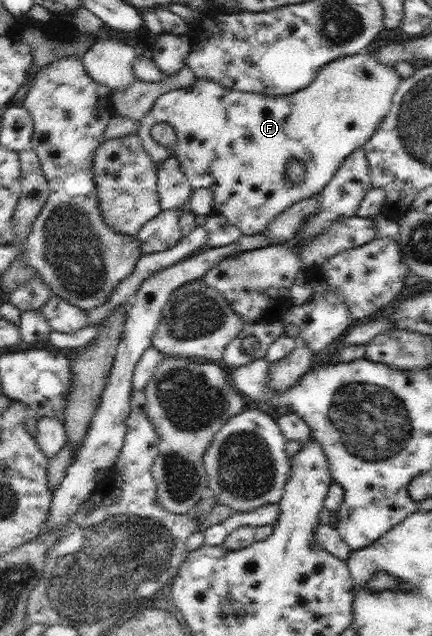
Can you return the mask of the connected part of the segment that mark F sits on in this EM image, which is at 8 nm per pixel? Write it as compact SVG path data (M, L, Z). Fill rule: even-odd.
M369 51L337 57L320 68L310 85L292 95L270 97L227 88L208 78L195 78L190 86L160 94L150 114L139 122L137 135L154 163L174 154L193 191L207 188L213 192L214 213L222 214L232 225L239 227L242 235L259 234L294 203L310 199L326 188L346 157L363 148L379 129L378 125L390 112L393 95L402 80L395 66L381 65L376 53ZM161 122L176 132L178 141L173 149L156 143L151 137L152 127ZM292 159L300 160L306 166L306 180L301 185L294 186L286 178L286 168Z

